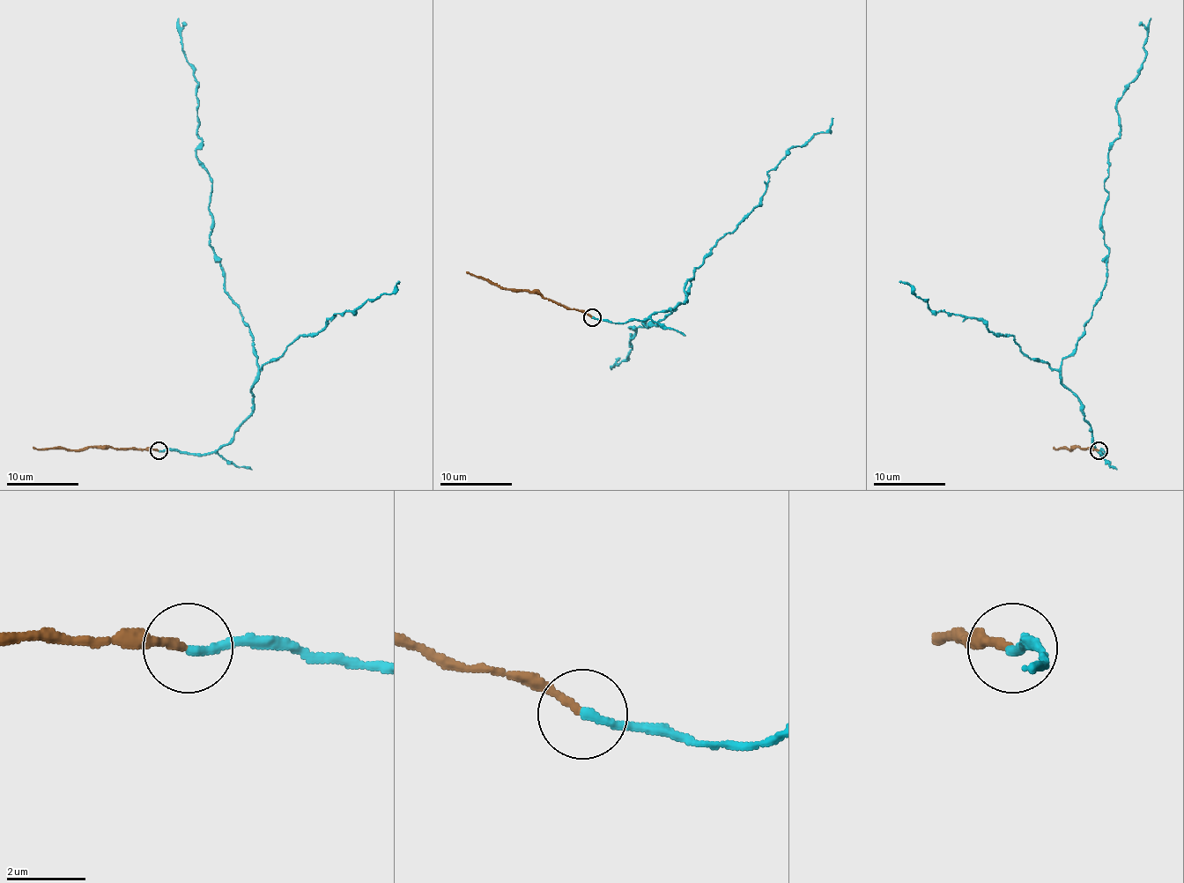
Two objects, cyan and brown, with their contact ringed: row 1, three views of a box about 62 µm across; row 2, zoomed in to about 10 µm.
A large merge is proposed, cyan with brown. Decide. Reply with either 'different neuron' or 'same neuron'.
same neuron

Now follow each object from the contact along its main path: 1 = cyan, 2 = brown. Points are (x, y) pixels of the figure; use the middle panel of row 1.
1: (592, 317), (669, 310), (691, 278), (687, 298), (657, 325), (630, 327), (632, 350), (610, 370)
2: (590, 317), (535, 293), (501, 289), (467, 271)

